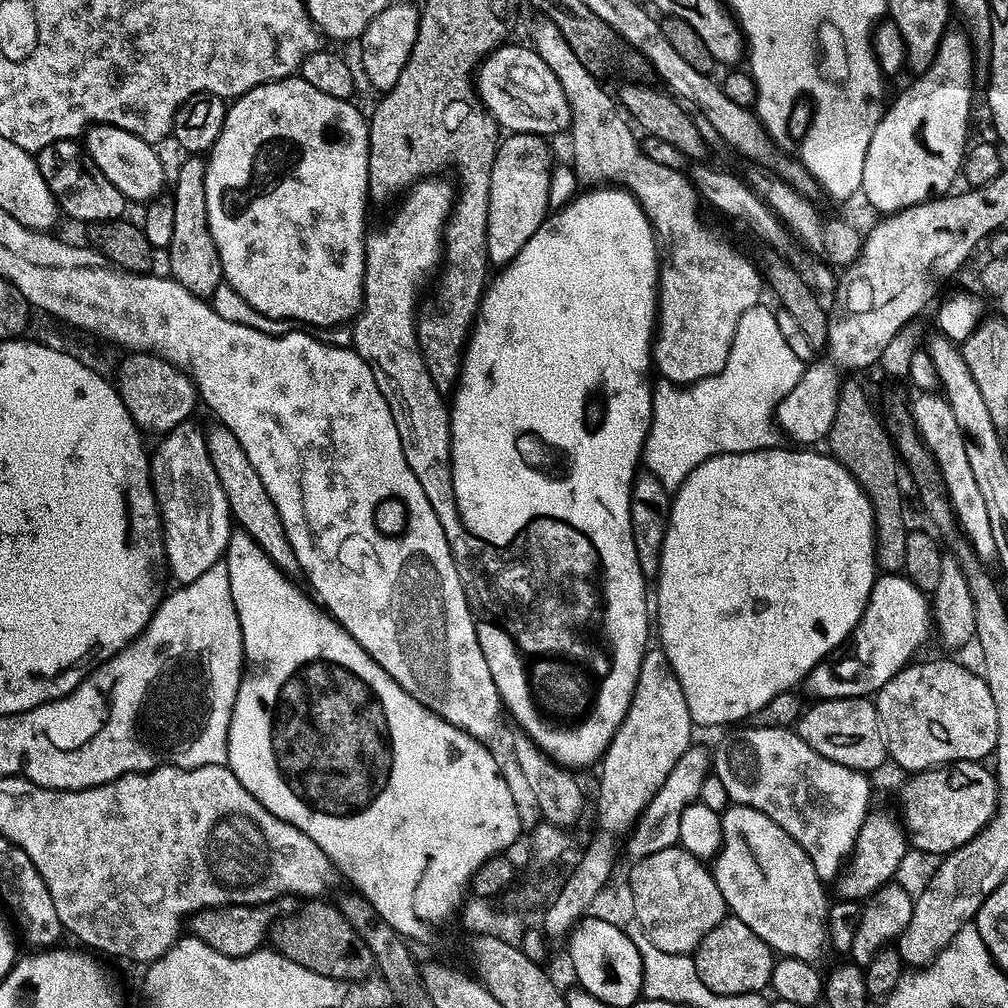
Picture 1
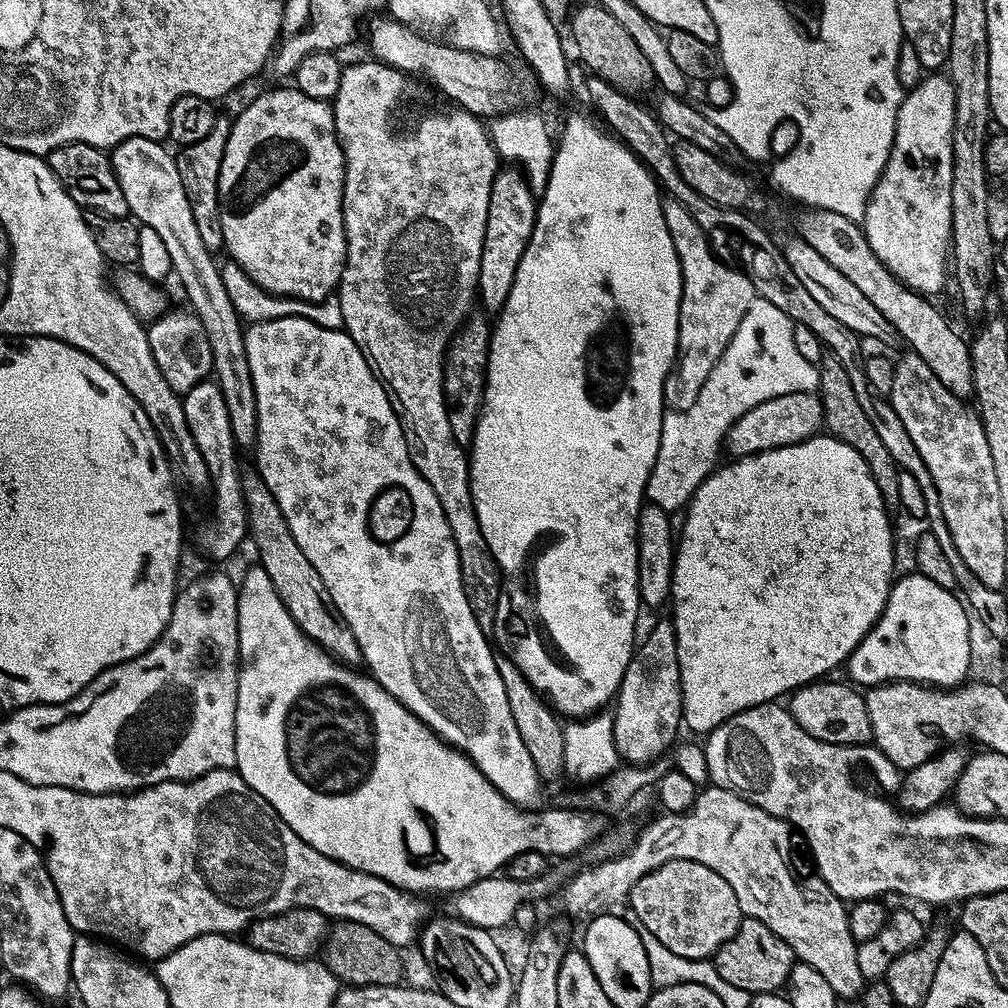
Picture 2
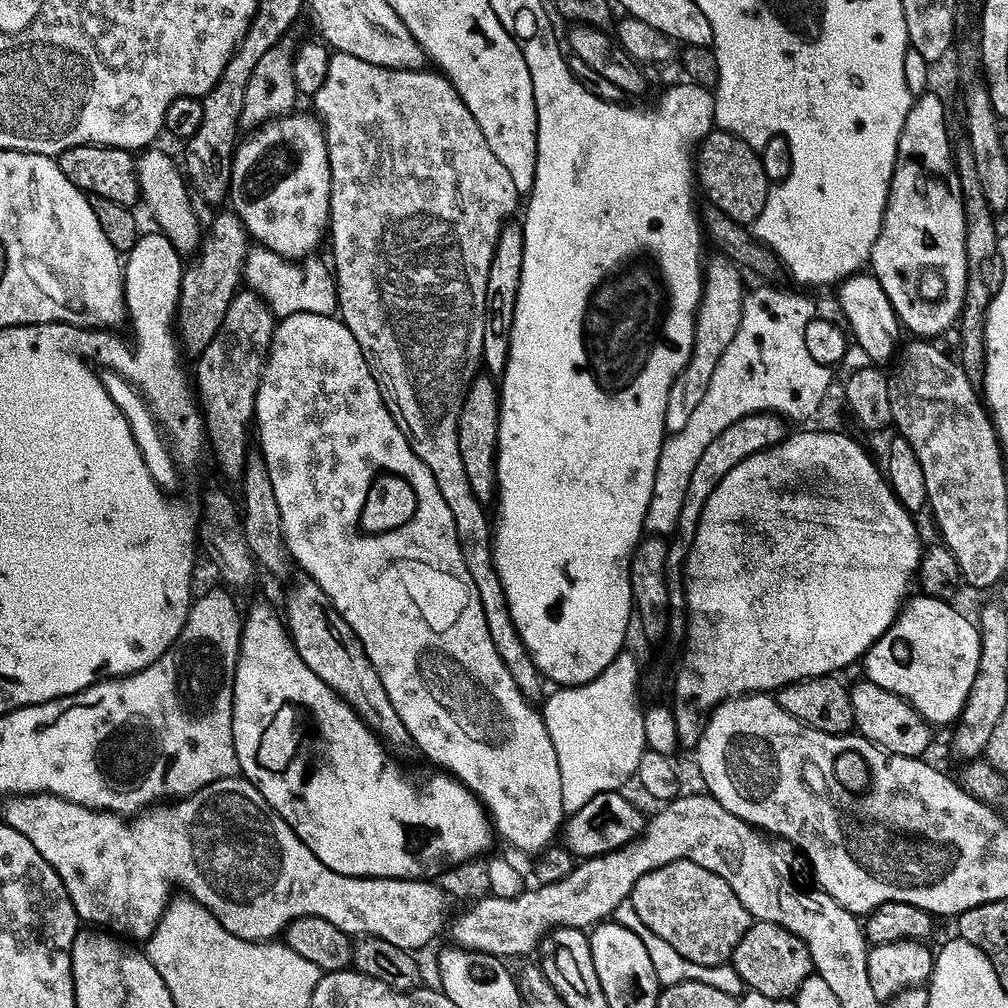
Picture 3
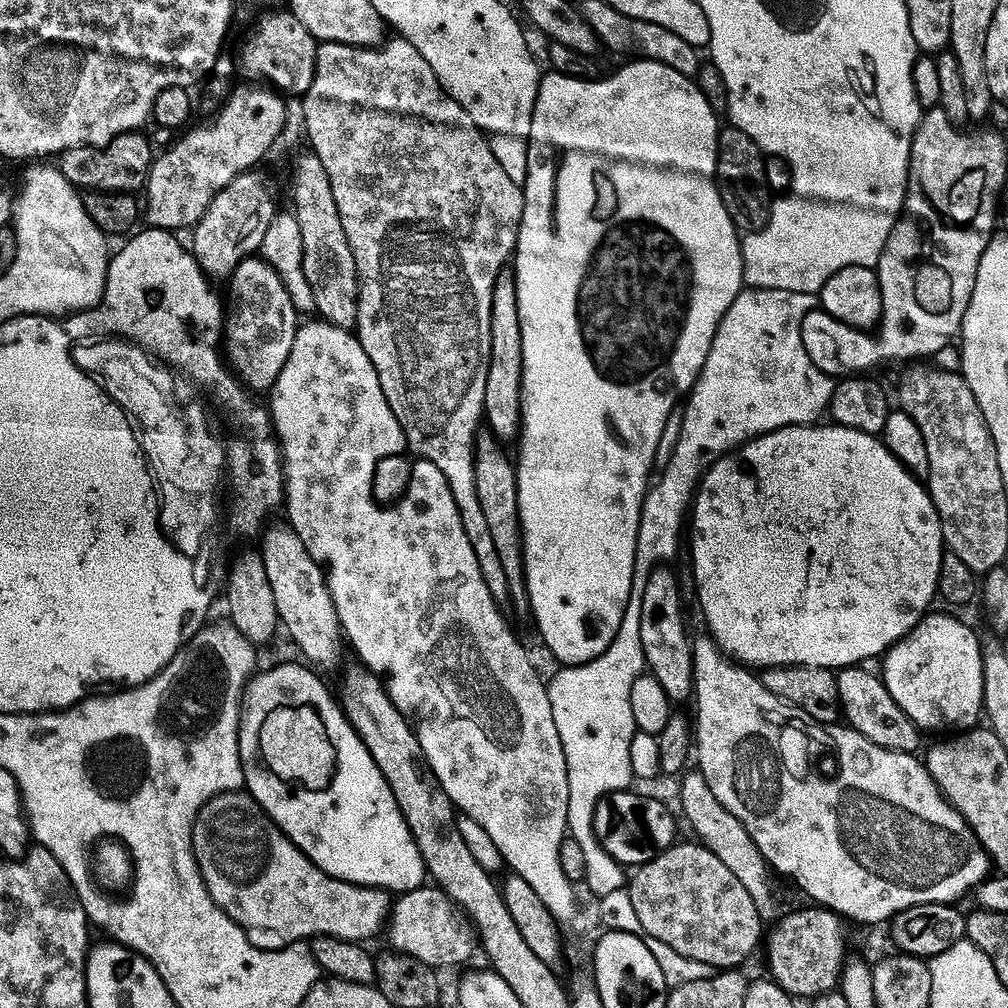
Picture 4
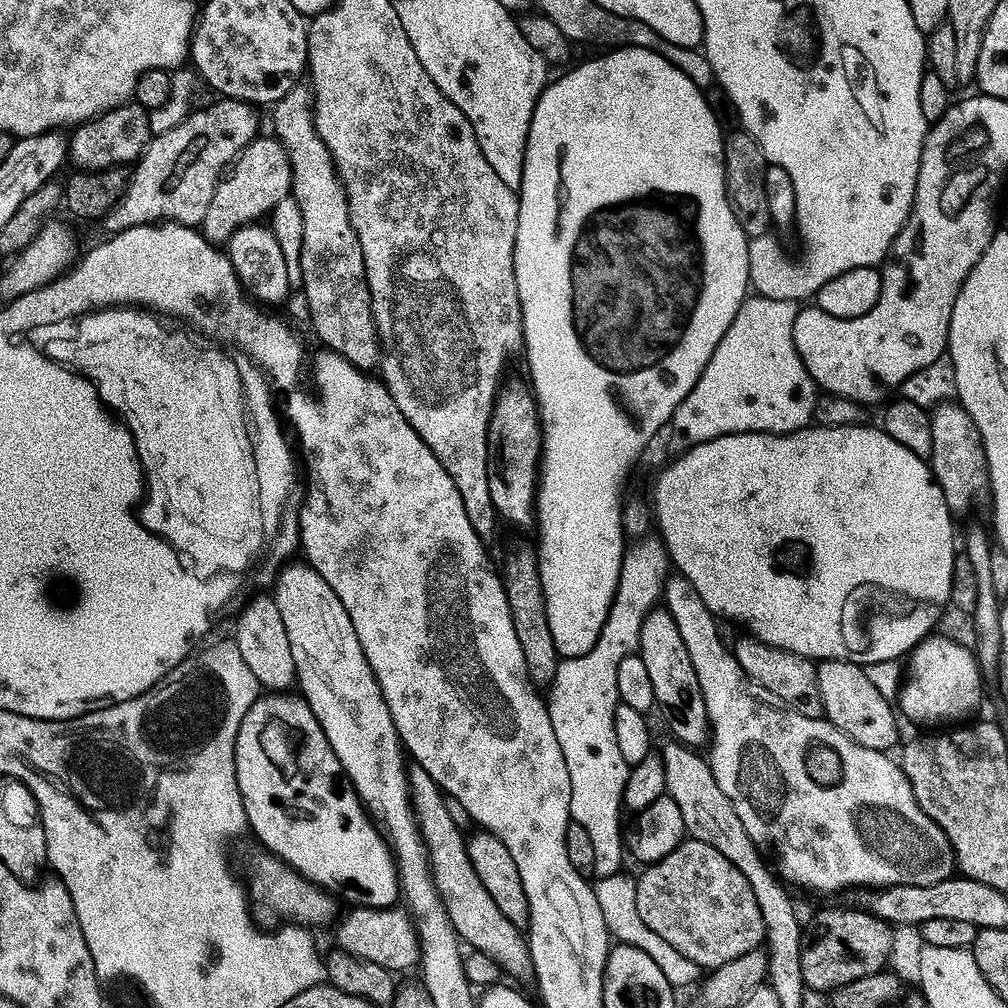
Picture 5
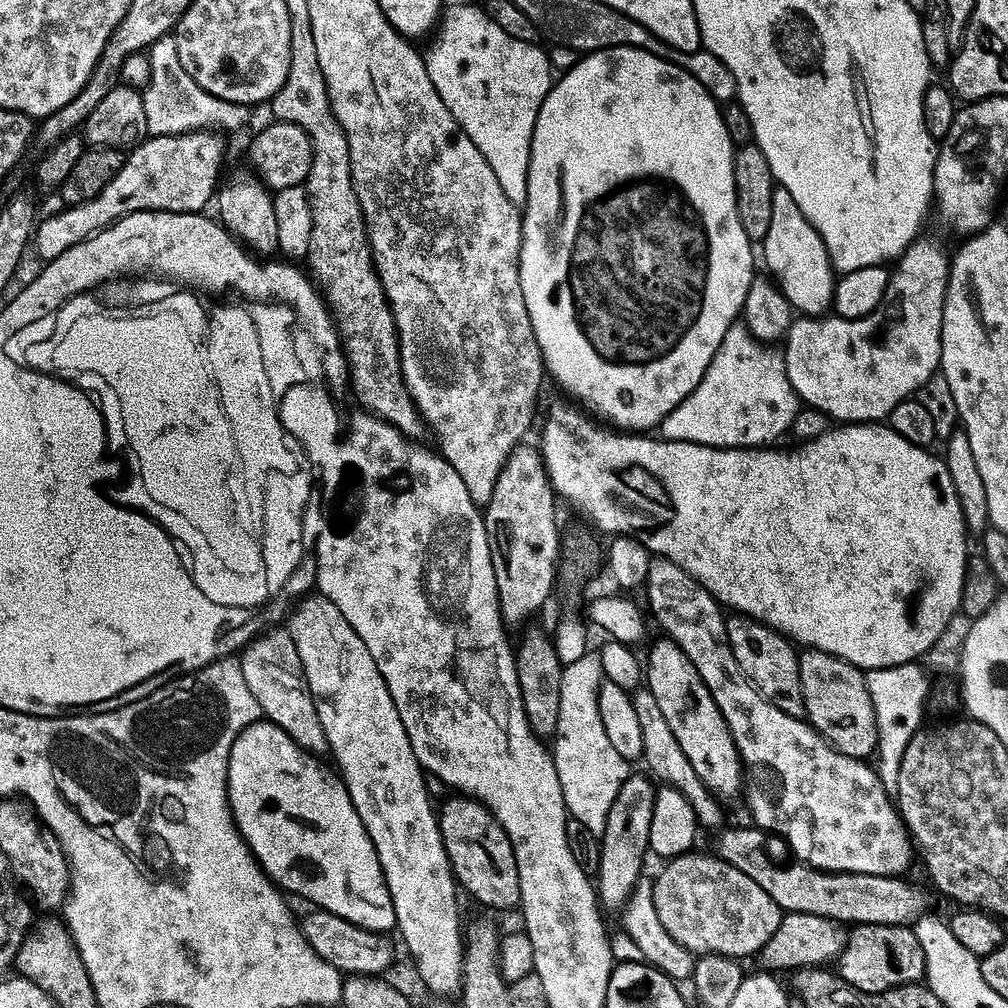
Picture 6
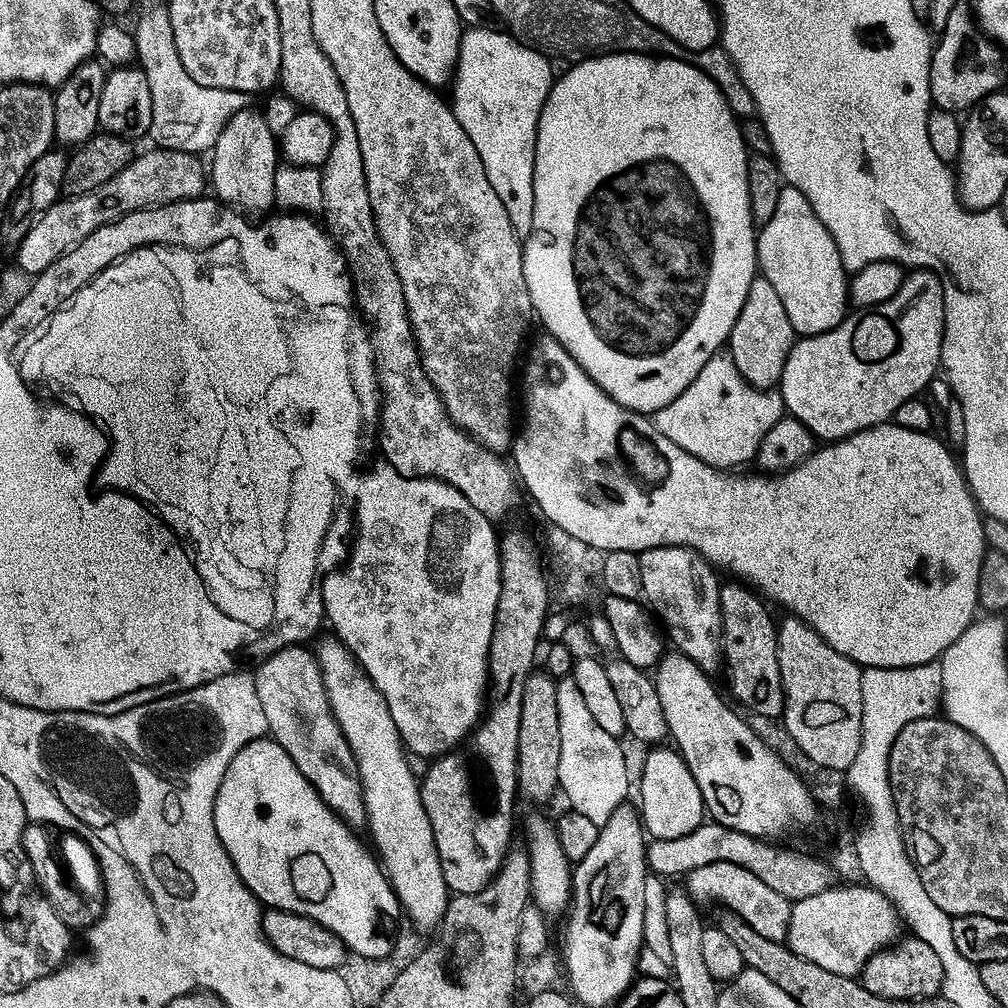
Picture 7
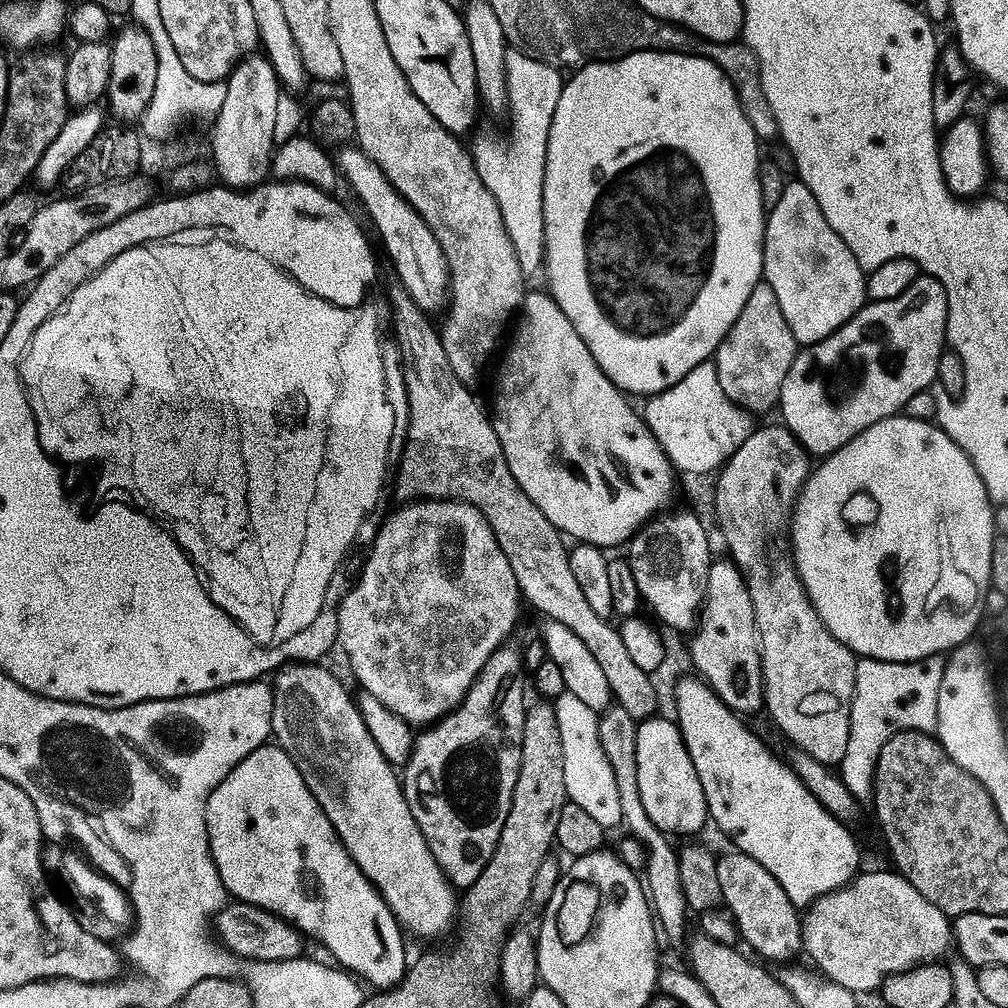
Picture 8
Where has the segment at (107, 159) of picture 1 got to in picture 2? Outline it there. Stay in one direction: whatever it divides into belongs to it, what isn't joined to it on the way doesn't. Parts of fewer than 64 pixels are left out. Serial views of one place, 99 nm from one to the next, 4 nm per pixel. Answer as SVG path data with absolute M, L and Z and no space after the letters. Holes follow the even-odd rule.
M135 136L126 138L111 149L112 169L126 194L129 213L143 227L154 230L166 245L170 254L172 272L180 279L184 292L188 295L191 311L202 322L212 351L212 372L216 384L222 390L226 410L230 414L230 430L234 434L237 449L248 450L256 447L257 418L254 384L250 378L250 364L244 353L244 329L239 314L234 310L234 302L226 295L222 286L220 264L209 251L198 234L194 223L194 210L190 210L190 200L182 186L182 174L178 174L176 157L164 149L158 140L143 140Z

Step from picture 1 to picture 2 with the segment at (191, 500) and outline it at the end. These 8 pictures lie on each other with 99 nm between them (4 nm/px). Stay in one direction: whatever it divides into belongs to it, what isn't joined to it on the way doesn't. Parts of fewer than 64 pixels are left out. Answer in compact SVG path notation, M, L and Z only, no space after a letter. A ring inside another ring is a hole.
M212 378L203 380L189 392L183 393L182 399L186 426L190 428L190 434L194 436L194 442L202 458L205 459L211 476L212 521L201 530L198 544L205 557L225 562L236 547L245 543L248 536L248 511L244 505L244 495L240 485L242 467L240 468L236 462L238 449L234 442L234 434L230 430L230 414L226 410L222 390Z

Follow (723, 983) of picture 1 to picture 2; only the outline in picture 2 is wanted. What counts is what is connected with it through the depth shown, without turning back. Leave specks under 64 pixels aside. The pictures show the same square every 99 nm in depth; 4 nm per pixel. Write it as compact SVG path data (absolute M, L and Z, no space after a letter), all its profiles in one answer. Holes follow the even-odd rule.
M744 918L736 933L717 949L714 963L718 974L722 974L722 978L726 978L730 986L738 986L738 990L753 994L776 994L787 985L794 957L790 946L786 946L786 942L782 942L782 938L778 938L774 930L770 930L770 926L762 926L762 922Z

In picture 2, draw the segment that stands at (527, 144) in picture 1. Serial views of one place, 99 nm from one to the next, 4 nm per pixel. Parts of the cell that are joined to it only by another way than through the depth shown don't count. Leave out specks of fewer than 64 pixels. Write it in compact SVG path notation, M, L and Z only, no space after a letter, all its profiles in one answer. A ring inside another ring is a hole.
M504 166L497 171L494 186L490 190L490 210L486 214L486 238L482 238L482 262L478 270L478 304L485 313L498 314L503 310L506 298L510 298L510 286L514 286L514 274L522 254L532 237L536 225L538 196L528 183L523 171L516 166Z

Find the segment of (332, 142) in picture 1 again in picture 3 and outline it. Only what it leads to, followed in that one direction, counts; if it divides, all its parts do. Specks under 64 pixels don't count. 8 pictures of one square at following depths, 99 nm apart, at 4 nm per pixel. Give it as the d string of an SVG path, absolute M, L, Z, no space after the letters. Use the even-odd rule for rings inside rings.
M293 111L287 116L278 116L275 120L268 120L260 125L251 134L245 135L243 139L237 143L236 152L232 156L232 183L230 185L230 208L236 213L236 216L244 223L245 230L248 231L249 237L259 247L274 250L279 256L284 256L287 260L303 261L305 258L311 257L312 252L320 244L320 239L327 237L330 232L330 158L328 157L328 147L324 141L324 126L320 123L315 115Z

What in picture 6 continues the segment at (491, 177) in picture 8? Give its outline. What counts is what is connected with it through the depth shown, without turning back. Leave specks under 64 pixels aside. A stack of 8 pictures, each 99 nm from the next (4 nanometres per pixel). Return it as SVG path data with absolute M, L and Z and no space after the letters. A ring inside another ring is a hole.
M479 3L456 4L449 12L447 9L441 15L431 40L428 52L426 48L424 65L430 74L430 82L434 82L434 90L438 90L438 98L446 102L446 110L450 110L458 126L466 130L470 142L482 150L482 158L490 162L490 170L494 170L506 198L510 198L510 202L517 206L523 206L528 201L528 167L534 122L554 83L552 64L547 54L540 49L539 43L531 44L510 38L510 34L506 34L498 22L489 18Z

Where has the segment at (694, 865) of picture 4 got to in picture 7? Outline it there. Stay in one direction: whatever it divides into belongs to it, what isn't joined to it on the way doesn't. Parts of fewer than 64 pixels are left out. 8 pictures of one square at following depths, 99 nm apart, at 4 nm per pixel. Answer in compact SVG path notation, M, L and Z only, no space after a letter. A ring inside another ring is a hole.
M710 862L710 866L698 866L698 870L687 873L686 891L696 902L717 900L727 911L738 914L762 938L783 941L788 934L792 904L778 894L778 890L770 890L762 878L756 878L742 866L734 866L734 862Z

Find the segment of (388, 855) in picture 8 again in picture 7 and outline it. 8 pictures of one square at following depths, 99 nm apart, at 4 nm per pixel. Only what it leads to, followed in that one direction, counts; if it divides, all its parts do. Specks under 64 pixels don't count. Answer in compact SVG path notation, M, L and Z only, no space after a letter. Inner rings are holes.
M304 646L283 647L268 657L265 655L259 661L261 664L254 668L258 702L262 702L271 739L276 740L290 758L294 758L294 766L302 770L310 786L318 790L322 802L326 802L332 812L349 828L363 829L368 815L364 809L364 791L360 785L358 766L330 710L320 663Z

